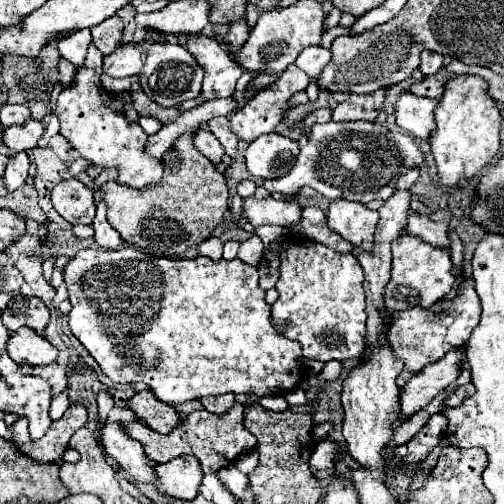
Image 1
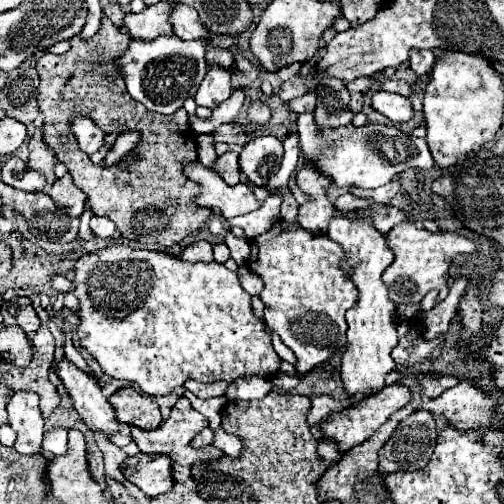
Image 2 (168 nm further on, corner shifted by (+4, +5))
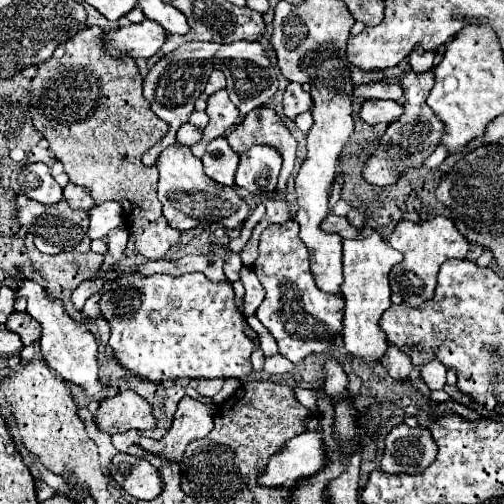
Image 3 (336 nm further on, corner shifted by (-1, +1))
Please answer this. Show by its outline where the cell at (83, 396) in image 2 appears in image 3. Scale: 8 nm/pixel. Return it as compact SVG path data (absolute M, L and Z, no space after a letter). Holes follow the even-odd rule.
M25 279L23 283L19 283L17 295L27 299L27 313L29 313L35 321L39 321L39 325L43 327L39 345L41 345L41 353L43 353L47 365L49 365L57 375L61 375L63 379L67 379L69 383L75 383L77 387L81 387L87 397L97 397L97 395L101 395L103 383L101 383L101 379L99 379L99 369L97 369L97 359L95 359L95 357L97 357L97 343L95 343L95 337L85 329L85 325L73 321L73 319L65 313L61 301L53 301L53 299L45 293L45 289L43 289L41 285L37 285L35 281Z

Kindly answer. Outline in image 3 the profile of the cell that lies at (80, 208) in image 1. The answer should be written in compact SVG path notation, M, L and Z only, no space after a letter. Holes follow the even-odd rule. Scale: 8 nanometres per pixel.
M69 183L65 189L63 189L63 199L73 207L73 209L81 209L81 211L89 211L93 209L93 199L89 197L87 189L75 185L75 183Z

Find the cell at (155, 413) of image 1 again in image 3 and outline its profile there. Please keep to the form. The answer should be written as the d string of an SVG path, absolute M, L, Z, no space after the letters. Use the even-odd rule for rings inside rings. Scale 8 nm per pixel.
M123 391L115 397L103 399L95 419L99 429L109 435L123 433L129 429L145 431L157 427L153 407L135 391Z

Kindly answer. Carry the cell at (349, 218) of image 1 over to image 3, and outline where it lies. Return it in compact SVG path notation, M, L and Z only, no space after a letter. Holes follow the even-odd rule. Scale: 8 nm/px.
M369 231L357 239L343 241L343 285L341 293L345 297L345 329L343 341L351 355L357 355L363 363L381 361L387 353L387 337L381 331L379 319L393 305L389 289L389 271L401 261L401 253L395 251L387 239L379 233Z

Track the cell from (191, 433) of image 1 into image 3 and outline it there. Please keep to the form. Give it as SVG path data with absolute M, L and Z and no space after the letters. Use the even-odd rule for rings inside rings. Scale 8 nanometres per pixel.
M185 395L179 401L173 427L165 433L165 437L159 441L139 437L139 445L151 453L167 457L169 461L181 461L185 447L195 439L207 437L211 429L213 429L213 409Z

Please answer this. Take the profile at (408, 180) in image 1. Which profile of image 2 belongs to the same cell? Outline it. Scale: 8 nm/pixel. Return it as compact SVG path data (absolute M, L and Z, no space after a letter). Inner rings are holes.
M392 179L388 185L382 185L378 189L372 189L372 193L364 193L364 189L352 189L354 197L360 197L360 199L370 199L374 203L390 203L390 199L398 193L400 189L400 183L398 179Z

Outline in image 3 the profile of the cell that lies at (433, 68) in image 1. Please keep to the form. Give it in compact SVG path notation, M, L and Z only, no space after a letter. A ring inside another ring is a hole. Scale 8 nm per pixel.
M417 47L409 55L409 63L411 63L411 69L415 73L431 71L435 67L435 53L433 51L423 51L421 47Z

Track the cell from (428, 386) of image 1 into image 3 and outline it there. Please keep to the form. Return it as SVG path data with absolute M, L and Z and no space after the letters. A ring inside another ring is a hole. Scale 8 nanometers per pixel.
M305 431L297 437L285 441L285 445L269 459L265 473L261 473L259 483L269 487L289 485L295 479L311 477L327 463L323 431Z

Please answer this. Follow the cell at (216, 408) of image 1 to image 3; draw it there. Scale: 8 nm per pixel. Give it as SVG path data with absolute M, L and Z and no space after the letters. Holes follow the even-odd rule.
M211 379L211 381L191 381L189 385L197 389L197 393L203 397L215 397L221 391L223 383L225 383L223 379Z

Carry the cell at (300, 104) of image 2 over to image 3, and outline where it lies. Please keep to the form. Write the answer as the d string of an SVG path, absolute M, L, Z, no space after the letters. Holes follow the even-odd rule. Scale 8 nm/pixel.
M289 83L283 95L283 109L285 109L285 117L295 119L299 113L303 111L311 111L313 107L313 99L309 93L305 93L301 89L299 83Z

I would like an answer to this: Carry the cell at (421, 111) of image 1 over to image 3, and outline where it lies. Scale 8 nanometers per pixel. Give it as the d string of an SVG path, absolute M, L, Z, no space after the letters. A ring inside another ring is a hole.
M367 99L359 111L359 117L369 123L369 125L377 125L377 123L391 123L395 119L399 119L403 113L403 107L397 101L381 101L381 99Z

